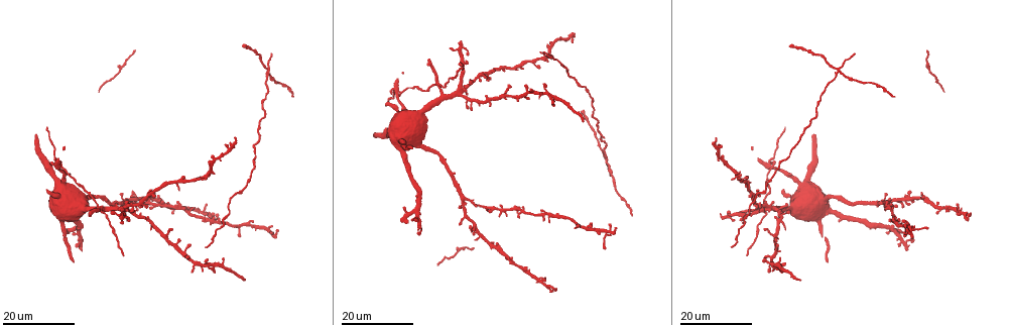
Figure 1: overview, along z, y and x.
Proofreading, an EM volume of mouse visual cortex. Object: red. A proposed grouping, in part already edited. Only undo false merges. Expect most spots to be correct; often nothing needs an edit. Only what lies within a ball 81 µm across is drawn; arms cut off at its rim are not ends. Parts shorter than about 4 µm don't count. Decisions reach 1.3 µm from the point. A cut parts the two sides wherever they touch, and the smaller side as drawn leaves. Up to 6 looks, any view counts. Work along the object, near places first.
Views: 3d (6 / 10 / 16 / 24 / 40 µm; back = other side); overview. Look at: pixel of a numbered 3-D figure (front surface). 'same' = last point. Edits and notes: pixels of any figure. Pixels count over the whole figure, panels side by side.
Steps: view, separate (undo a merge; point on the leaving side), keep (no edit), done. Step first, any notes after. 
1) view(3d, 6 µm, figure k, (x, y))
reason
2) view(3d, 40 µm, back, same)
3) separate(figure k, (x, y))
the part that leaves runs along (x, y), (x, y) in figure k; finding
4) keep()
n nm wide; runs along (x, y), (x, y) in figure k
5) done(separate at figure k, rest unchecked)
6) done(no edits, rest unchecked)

view(3d, 24 µm, figure 1, (908, 197))
arms part here

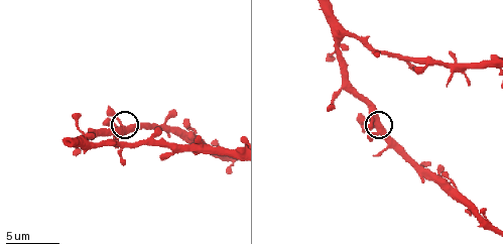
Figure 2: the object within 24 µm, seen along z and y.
view(3d, 10 µm, figure 2, (120, 124))
closer look

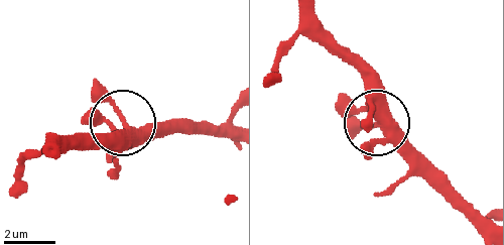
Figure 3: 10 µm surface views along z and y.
keep()
side arm 32 µm; runs along (304, 17), (357, 69), (376, 121), (438, 184) in figure 3; continuous, no second neuron

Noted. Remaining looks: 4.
view(3d, 10 µm, figure 2, (90, 145))

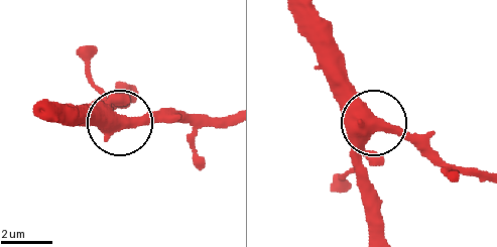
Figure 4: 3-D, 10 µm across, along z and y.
view(3d, 6 µm, figure 4, (373, 128))

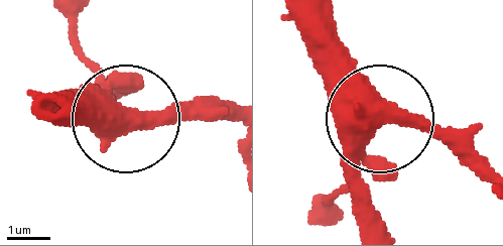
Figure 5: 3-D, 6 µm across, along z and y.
keep()
runs along (33, 105), (232, 116) in figure 5; continuous, no second neuron

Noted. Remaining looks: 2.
view(3d, 16 µm, figure 1, (606, 158))
small branch off a trunk

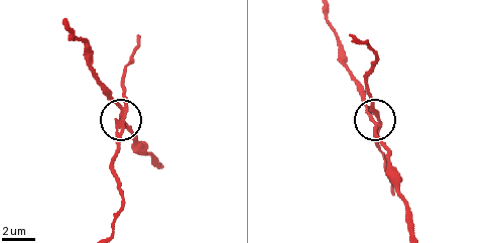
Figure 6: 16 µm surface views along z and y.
view(3d, 10 µm, figure 6, (124, 109))

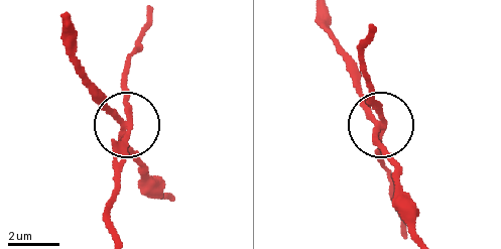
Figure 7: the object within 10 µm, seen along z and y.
separate(figure 7, (109, 106))
side arm 19 µm; the part that leaves runs along (377, 125), (377, 142), (395, 168), (412, 234) in figure 7; two neurons meet here

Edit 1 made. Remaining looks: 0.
done(separate at figure 7, rest unchecked)

